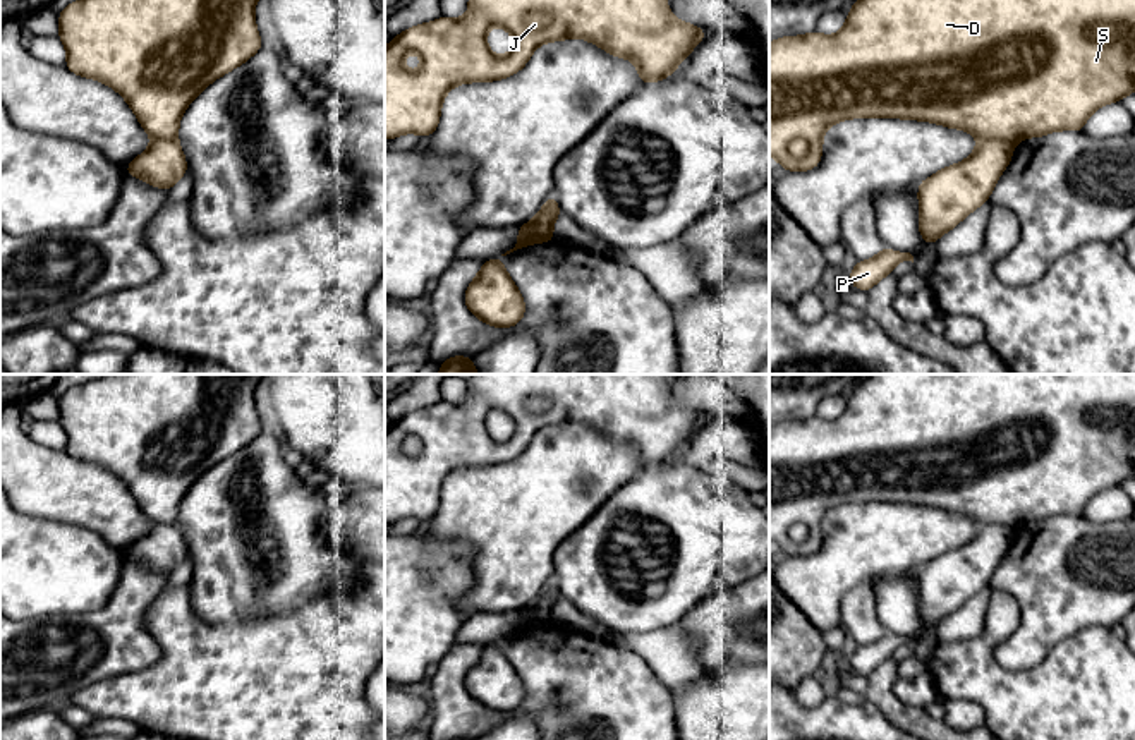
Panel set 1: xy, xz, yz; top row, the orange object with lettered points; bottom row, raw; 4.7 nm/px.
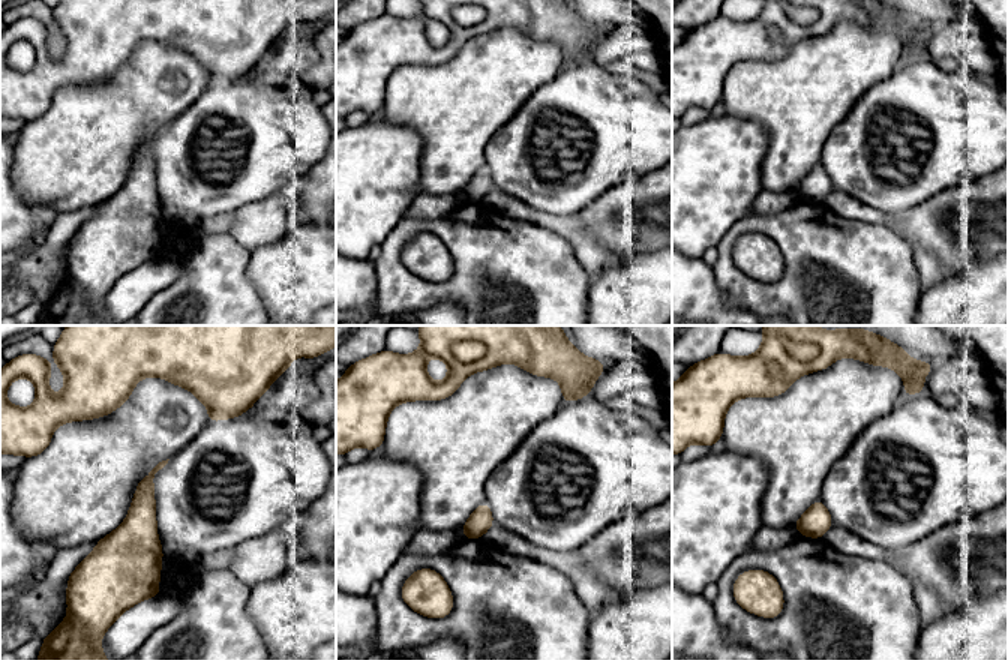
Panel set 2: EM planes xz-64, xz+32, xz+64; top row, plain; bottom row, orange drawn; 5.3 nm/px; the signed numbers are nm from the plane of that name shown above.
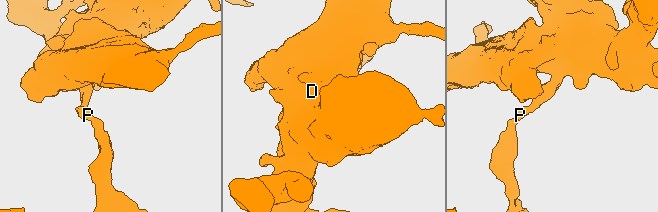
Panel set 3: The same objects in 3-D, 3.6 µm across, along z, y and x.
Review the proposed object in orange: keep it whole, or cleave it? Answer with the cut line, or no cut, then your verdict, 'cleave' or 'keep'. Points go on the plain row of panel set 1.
cut yz (979, 522), (1003, 524), (1012, 531); cleave

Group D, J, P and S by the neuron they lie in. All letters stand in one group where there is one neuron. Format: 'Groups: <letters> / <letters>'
Groups: D J S / P

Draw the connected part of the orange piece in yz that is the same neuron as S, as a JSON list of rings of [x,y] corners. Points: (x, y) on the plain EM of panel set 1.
[[[865,374],[848,395],[840,417],[824,421],[812,415],[769,428],[769,539],[786,556],[814,555],[821,548],[826,513],[865,501],[924,505],[1015,531],[1025,522],[1042,522],[1053,515],[1083,517],[1092,496],[1130,477],[1135,477],[1135,374]]]

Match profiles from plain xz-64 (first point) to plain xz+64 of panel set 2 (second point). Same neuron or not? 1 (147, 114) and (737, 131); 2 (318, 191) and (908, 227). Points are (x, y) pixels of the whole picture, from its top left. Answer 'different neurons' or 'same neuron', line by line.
1: different neurons
2: same neuron

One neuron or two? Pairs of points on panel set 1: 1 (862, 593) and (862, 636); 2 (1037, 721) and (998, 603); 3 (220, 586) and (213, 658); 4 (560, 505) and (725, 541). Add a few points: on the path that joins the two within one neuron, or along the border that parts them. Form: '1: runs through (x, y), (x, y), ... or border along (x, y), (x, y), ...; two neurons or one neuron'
1: runs through (862, 603), (862, 625); one neuron
2: runs through (1008, 692), (986, 670), (986, 642), (995, 632); one neuron
3: border along (189, 596), (191, 608), (210, 624), (256, 620); two neurons
4: border along (622, 485), (564, 539); two neurons

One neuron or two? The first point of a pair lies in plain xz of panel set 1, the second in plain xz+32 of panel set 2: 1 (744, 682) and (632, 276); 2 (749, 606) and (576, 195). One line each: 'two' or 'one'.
1: one
2: two

